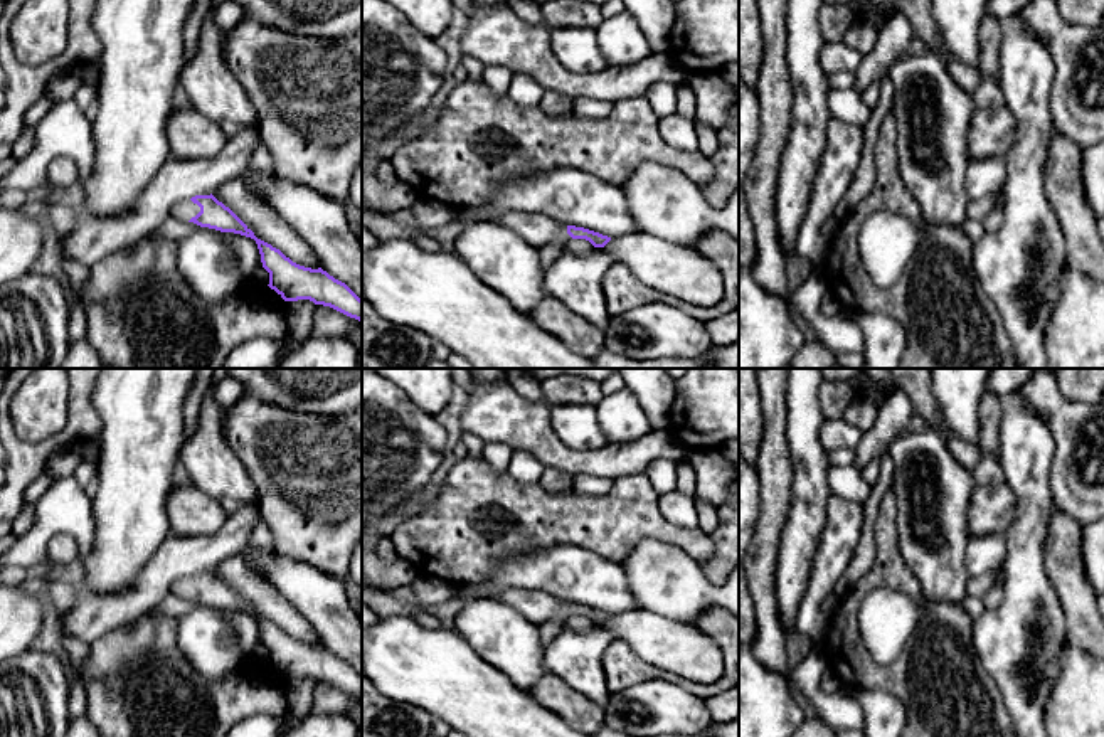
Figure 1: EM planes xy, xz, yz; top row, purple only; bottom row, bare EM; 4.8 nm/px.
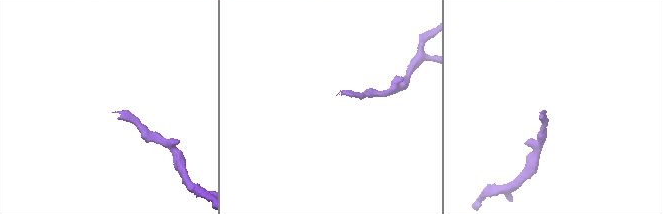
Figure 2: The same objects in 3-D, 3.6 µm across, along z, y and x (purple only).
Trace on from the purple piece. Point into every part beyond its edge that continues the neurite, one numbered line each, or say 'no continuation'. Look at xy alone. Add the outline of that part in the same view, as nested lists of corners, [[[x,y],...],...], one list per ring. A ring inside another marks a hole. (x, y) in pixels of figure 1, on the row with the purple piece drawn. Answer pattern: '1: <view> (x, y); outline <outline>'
1: xy (185, 209); outline [[[183,199],[172,207],[170,217],[187,222],[192,217],[195,217],[199,212],[200,207],[197,204],[194,204],[190,199]]]

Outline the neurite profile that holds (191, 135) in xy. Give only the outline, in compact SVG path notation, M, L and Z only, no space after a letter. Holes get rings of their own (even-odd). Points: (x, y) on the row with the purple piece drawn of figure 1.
M173 109L165 123L170 156L177 160L215 158L229 136L197 109Z

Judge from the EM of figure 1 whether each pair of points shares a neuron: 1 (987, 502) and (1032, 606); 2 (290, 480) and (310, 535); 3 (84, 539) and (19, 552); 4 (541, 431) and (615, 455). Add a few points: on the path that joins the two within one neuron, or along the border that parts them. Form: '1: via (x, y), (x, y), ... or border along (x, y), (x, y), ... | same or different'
1: border along (1013, 495), (1015, 519), (1003, 534) | different
2: via (290, 493), (290, 515), (297, 522) | same
3: via (68, 527), (47, 527), (36, 539) | same
4: via (556, 450), (566, 460), (596, 460) | same

